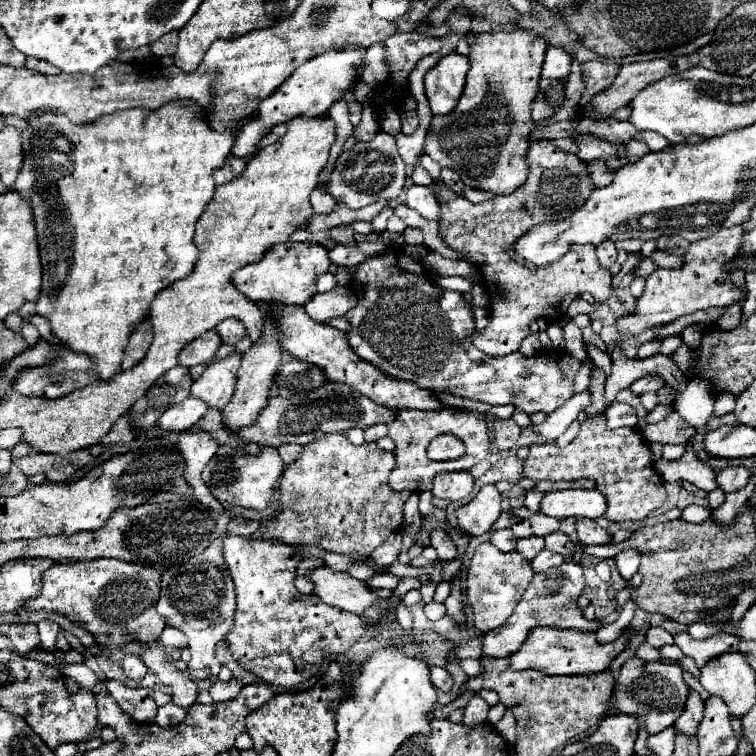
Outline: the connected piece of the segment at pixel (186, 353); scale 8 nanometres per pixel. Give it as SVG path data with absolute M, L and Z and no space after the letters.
M208 331L206 335L200 335L198 339L194 339L192 343L188 343L180 355L178 355L178 365L182 367L194 367L200 363L208 363L216 349L220 347L220 337L216 335L216 331Z

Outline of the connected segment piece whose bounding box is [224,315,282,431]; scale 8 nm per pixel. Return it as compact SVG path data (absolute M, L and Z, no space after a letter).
M264 315L264 339L258 345L252 345L252 349L248 353L244 353L242 357L242 365L238 369L238 383L236 383L236 391L232 395L232 401L224 407L224 419L226 425L236 431L240 427L248 427L250 423L254 423L254 419L258 417L258 411L266 405L266 399L270 395L270 385L274 379L274 373L280 367L280 357L282 357L282 349L276 341L276 331L274 325L270 323L270 319Z

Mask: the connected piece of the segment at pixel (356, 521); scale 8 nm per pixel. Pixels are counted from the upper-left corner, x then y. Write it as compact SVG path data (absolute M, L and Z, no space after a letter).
M326 433L320 439L302 447L300 457L286 465L280 477L280 511L268 521L264 539L282 539L288 545L318 545L320 549L368 557L384 539L402 525L402 507L408 501L406 493L398 493L388 485L388 477L396 467L394 453L382 451L378 445L352 445L342 433Z

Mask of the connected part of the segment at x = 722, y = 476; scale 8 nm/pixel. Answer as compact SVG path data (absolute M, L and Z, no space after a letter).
M730 465L730 467L726 467L726 469L716 473L716 483L726 493L732 493L732 491L742 489L742 485L746 485L748 477L750 477L750 471L746 467L734 467L734 465Z

